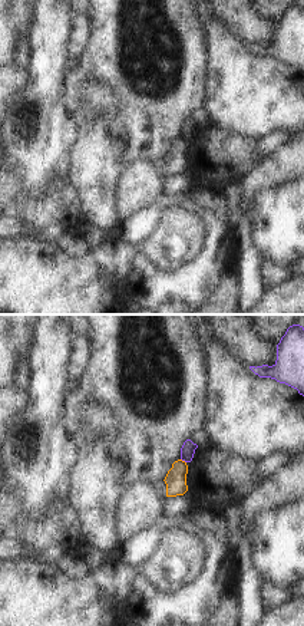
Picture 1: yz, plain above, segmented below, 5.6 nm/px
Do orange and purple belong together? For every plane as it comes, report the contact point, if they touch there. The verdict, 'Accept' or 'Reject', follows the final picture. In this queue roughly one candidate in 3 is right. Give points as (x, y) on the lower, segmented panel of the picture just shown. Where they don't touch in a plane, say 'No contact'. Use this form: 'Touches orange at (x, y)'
Touches orange at (184, 461).

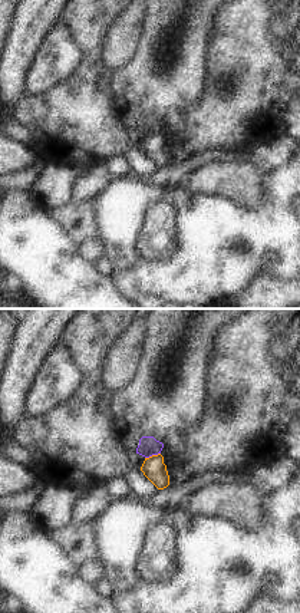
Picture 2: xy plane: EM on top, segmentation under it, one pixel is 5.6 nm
Touches orange at (152, 455).

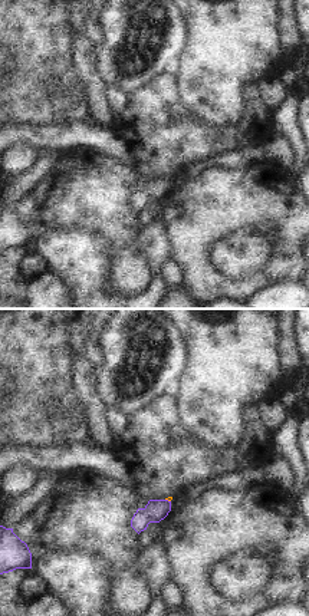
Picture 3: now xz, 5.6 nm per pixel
Touches orange at (168, 500).

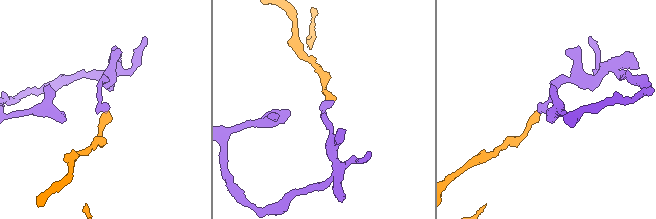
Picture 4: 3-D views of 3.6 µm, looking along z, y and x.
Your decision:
Reject.

